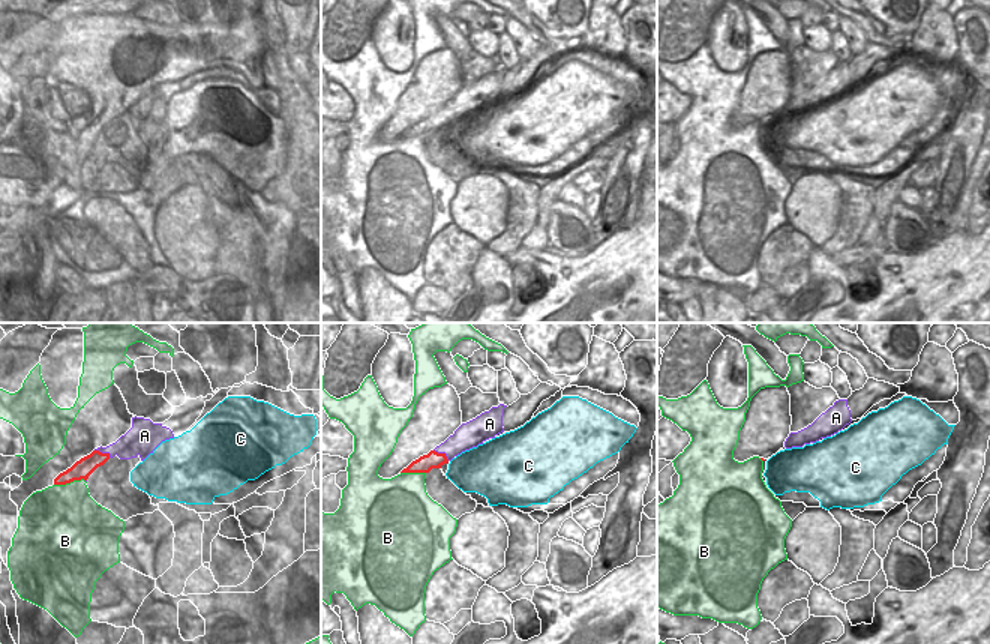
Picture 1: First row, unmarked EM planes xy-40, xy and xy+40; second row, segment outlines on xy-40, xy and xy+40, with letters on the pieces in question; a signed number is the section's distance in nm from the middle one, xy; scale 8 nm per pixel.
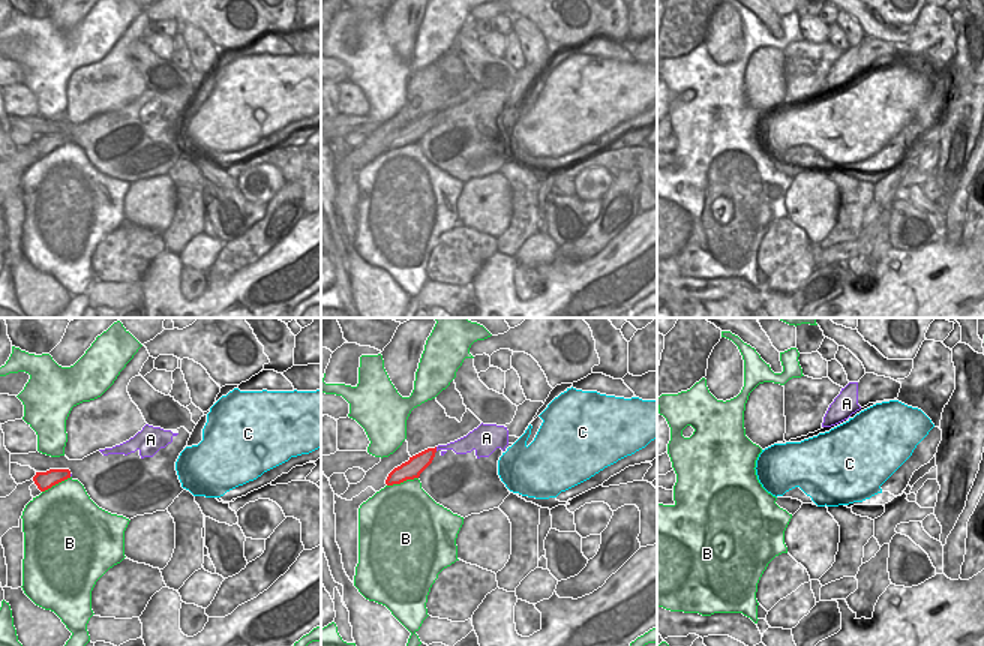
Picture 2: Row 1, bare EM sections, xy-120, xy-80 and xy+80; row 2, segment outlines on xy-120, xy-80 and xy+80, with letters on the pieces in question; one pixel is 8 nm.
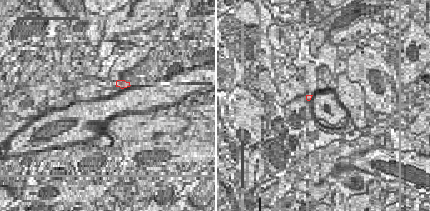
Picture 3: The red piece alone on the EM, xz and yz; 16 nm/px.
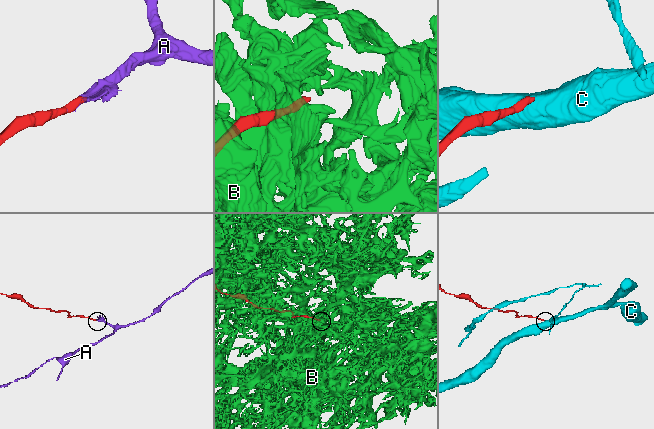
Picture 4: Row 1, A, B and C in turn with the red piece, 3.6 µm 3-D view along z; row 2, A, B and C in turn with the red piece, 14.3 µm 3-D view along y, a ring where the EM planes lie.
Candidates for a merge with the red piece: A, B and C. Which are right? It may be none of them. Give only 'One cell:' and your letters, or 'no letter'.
One cell: A.

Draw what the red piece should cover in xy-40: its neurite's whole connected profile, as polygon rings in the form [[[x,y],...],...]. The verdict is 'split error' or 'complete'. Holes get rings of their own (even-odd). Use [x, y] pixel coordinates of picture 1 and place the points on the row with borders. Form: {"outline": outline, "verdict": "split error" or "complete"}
{"outline": [[[132,417],[132,428],[122,435],[116,443],[106,447],[98,447],[90,455],[76,461],[70,468],[60,473],[54,479],[54,485],[66,485],[74,480],[84,479],[110,458],[116,455],[120,459],[130,459],[140,456],[144,461],[153,450],[165,440],[174,438],[170,428],[162,423],[153,423],[150,419]]], "verdict": "split error"}

